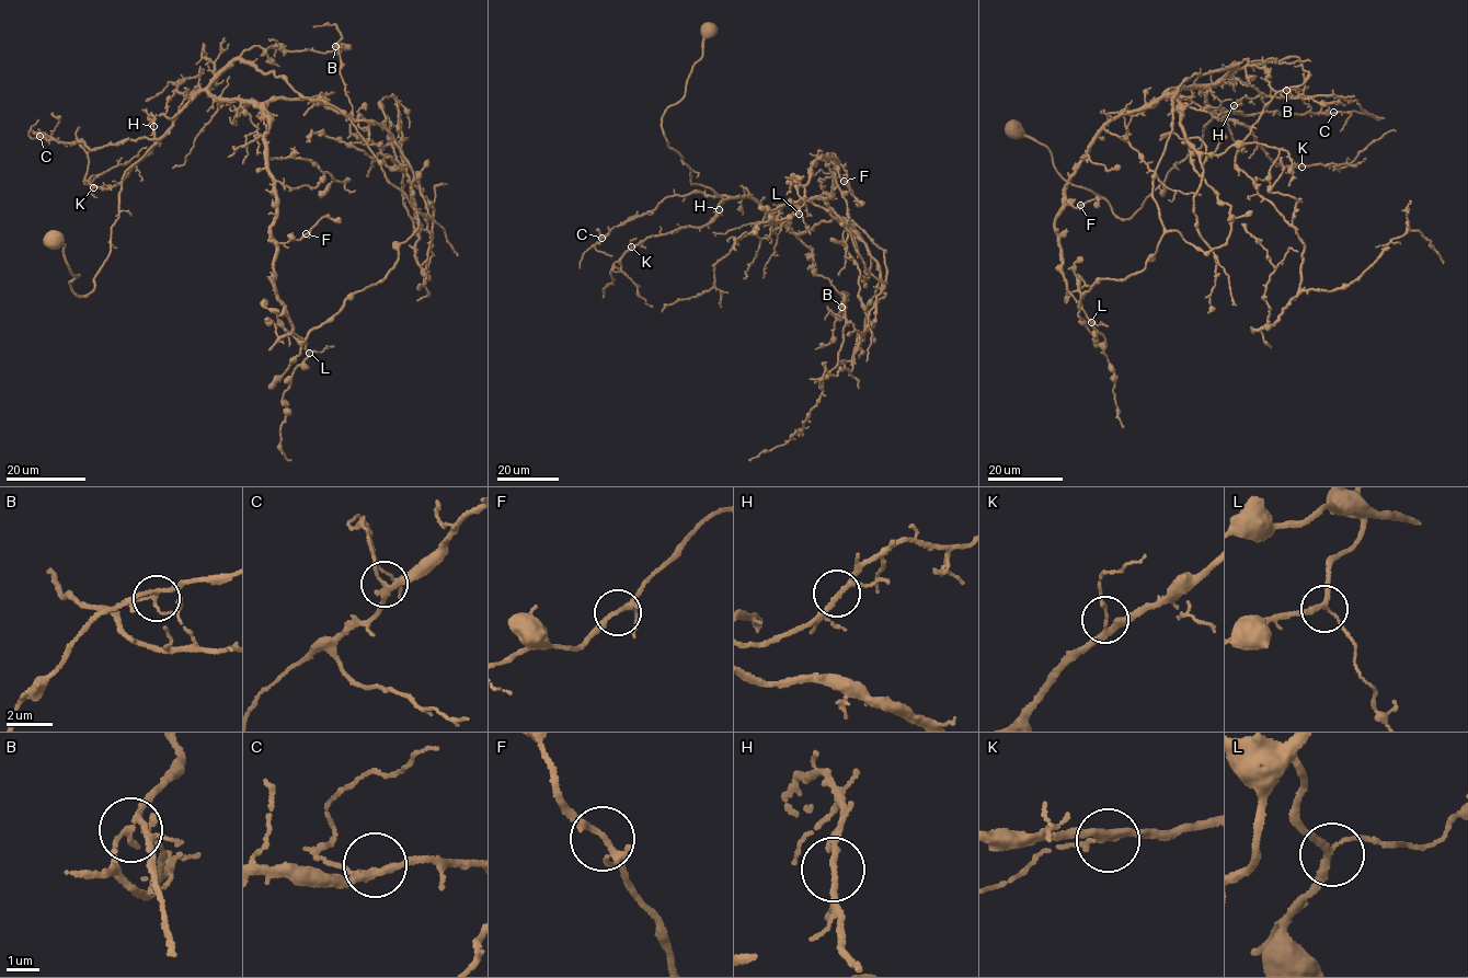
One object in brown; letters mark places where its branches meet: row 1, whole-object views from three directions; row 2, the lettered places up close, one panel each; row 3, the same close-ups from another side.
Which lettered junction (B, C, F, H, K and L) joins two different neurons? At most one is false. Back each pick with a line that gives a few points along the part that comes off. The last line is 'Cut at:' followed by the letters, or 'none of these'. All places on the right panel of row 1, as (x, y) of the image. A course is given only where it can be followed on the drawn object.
B: Course of the part to remove: (1286, 89), (1268, 104), (1235, 162), (1303, 244), (1300, 289), (1343, 288), (1411, 230), (1430, 241), (1443, 263)
Cut at: B

